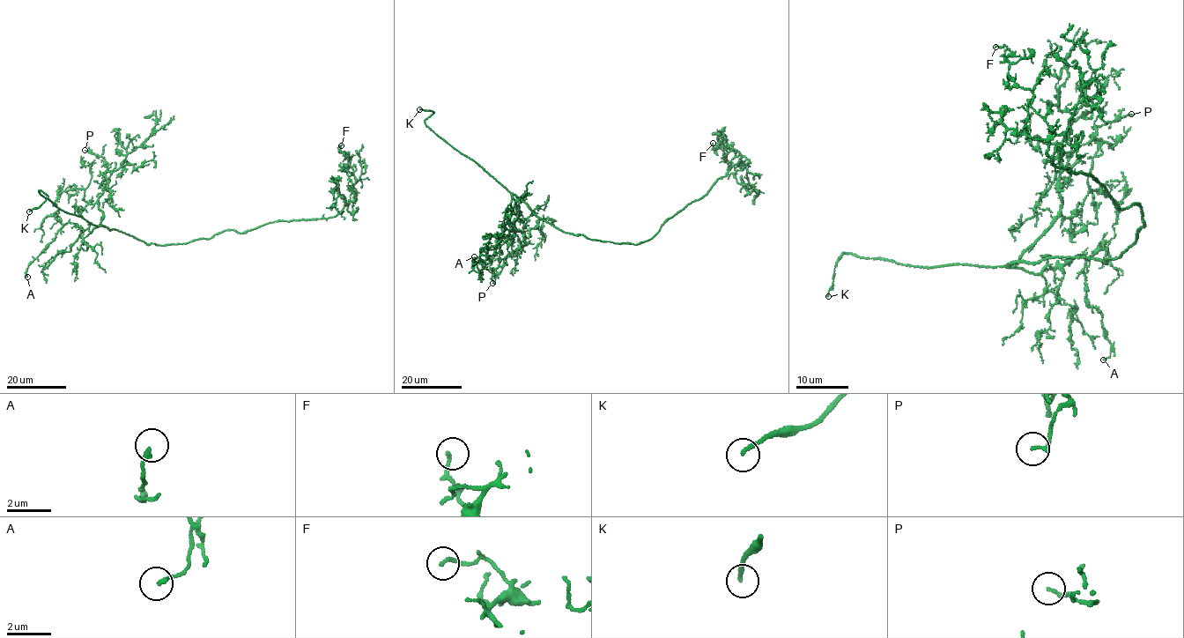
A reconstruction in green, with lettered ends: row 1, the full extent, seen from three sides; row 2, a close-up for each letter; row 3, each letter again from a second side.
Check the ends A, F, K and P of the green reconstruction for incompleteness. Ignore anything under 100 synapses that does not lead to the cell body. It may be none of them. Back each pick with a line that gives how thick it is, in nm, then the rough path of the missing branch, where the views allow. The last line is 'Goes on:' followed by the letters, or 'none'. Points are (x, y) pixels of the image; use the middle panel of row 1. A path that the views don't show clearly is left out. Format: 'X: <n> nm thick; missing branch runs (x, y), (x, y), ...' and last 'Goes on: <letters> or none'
K: 180 nm thick
Goes on: K

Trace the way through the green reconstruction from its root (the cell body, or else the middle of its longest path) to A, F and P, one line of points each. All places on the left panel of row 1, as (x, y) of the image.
A: (170, 244), (144, 243), (100, 226), (91, 233), (75, 223), (65, 223), (28, 265), (27, 277)
F: (170, 244), (210, 239), (227, 230), (246, 233), (274, 222), (335, 217), (355, 196), (341, 145)
P: (170, 244), (144, 243), (97, 226), (103, 217), (98, 203), (107, 169), (104, 159), (85, 150)

